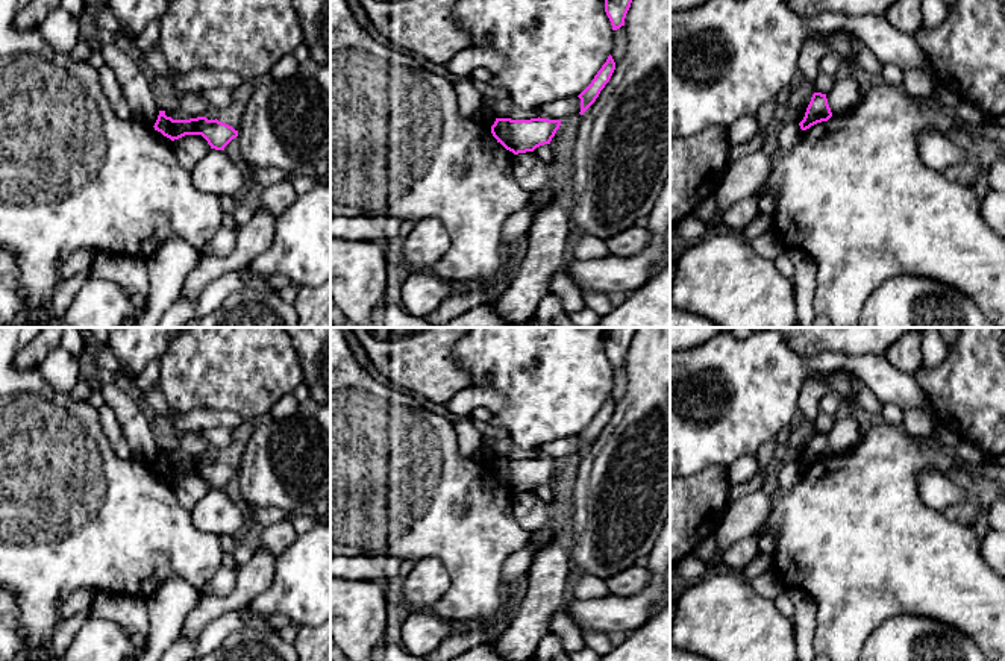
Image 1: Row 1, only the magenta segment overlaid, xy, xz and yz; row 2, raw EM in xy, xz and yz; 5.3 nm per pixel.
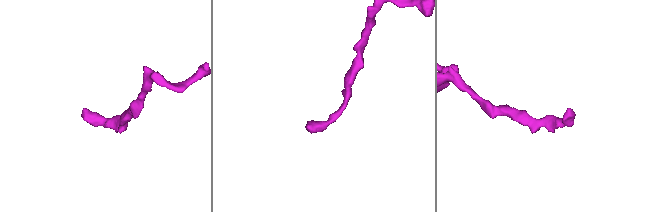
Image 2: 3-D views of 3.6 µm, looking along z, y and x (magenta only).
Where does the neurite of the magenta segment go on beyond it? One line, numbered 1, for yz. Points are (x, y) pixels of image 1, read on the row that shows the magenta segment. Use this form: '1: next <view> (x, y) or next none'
1: next none

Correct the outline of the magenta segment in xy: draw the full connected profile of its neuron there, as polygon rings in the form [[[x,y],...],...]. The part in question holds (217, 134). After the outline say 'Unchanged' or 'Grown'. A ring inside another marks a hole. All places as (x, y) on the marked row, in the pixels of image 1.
[[[159,111],[153,127],[171,141],[185,135],[202,135],[211,149],[215,150],[224,150],[224,147],[238,136],[238,130],[217,118],[208,120],[206,117],[197,117],[189,120],[173,120],[165,115],[165,111]]]. Unchanged

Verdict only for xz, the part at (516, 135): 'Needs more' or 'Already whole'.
Already whole

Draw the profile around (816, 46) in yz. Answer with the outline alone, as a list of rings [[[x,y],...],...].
[[[832,32],[811,35],[800,52],[799,70],[812,86],[820,73],[819,64],[828,52],[828,38],[831,35]]]

